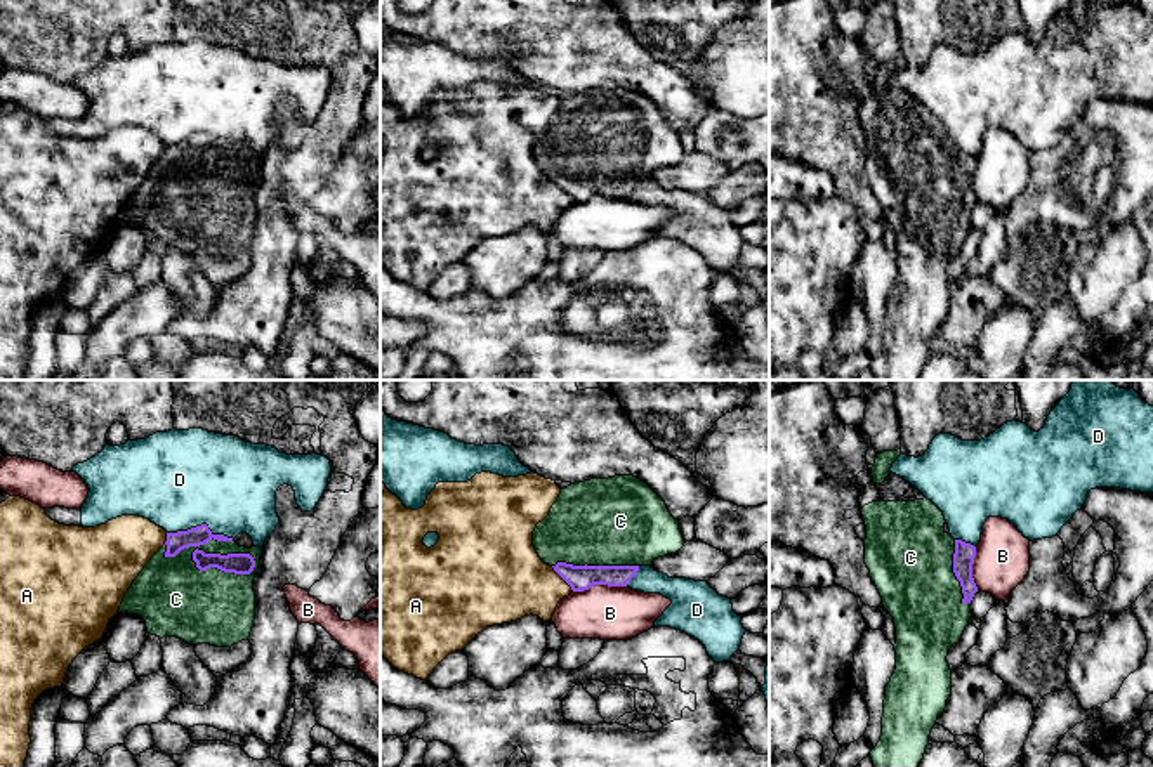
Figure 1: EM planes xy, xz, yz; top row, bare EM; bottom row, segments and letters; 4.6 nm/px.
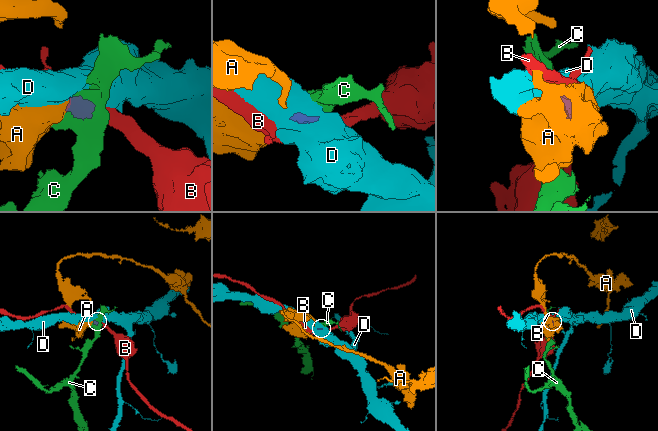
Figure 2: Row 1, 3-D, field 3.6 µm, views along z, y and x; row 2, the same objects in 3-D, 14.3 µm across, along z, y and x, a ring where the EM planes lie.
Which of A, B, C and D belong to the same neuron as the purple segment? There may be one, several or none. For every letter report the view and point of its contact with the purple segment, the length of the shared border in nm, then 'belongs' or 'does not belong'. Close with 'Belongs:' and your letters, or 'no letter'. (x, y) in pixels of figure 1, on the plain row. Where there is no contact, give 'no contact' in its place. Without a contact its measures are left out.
A: contact xz (561, 188); length 160 nm; does not belong
B: contact xz (599, 195); length 260 nm; does not belong
C: contact xy (212, 165); length 440 nm; belongs
D: contact xy (200, 137); length 320 nm; does not belong
Belongs: C

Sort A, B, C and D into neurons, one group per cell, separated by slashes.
A / B / C / D

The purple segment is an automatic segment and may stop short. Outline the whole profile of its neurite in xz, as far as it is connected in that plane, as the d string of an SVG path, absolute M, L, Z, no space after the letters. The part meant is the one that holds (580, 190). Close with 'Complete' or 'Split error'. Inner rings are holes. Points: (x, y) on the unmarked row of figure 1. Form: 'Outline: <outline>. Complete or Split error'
Outline: M615 87L575 94L561 101L549 127L533 142L538 168L571 198L573 203L594 196L627 198L641 177L675 165L684 149L665 113L641 90Z. Split error

